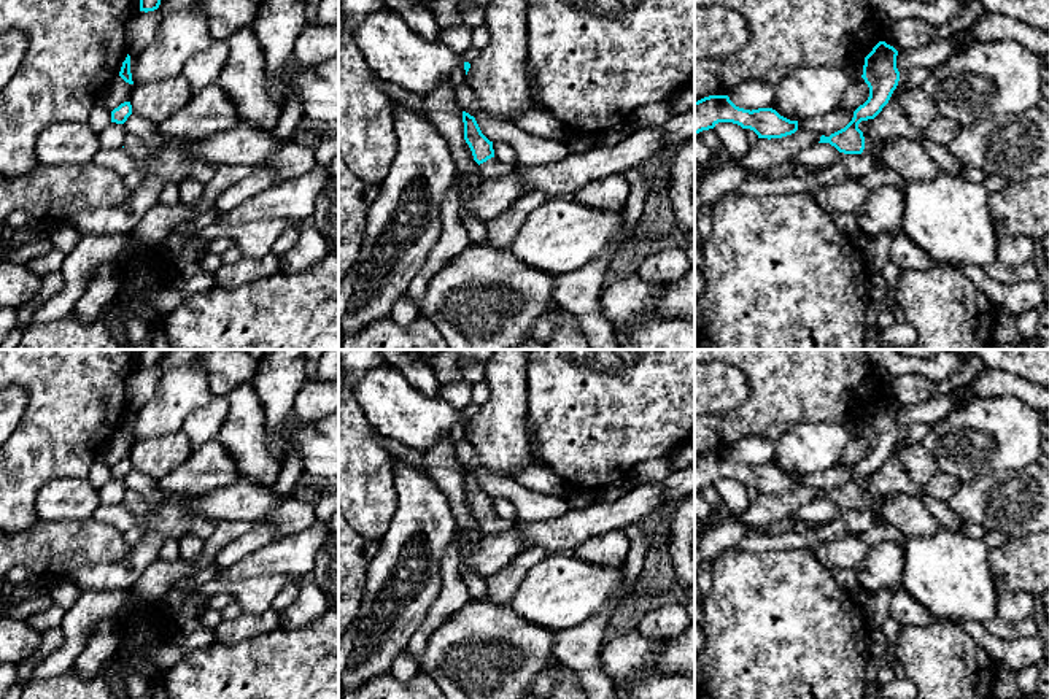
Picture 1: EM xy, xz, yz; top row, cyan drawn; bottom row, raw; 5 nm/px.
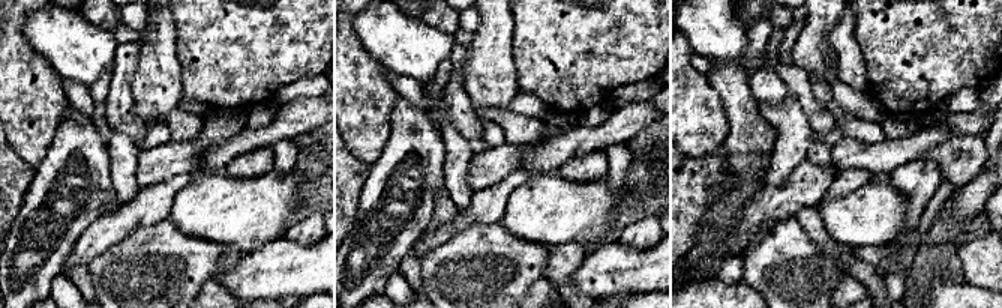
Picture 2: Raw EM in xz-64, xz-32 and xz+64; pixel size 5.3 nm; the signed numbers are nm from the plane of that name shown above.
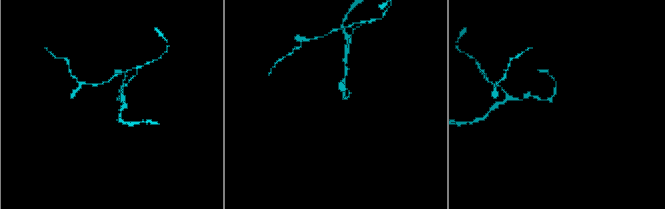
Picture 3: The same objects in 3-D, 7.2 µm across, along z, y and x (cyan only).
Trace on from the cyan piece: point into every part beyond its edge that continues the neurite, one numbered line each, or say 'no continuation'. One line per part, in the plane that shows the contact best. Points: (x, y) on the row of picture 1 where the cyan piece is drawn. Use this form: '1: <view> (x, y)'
1: xz (491, 169)

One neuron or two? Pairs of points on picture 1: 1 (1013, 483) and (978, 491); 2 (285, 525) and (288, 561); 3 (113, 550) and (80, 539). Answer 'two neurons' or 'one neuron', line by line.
1: one neuron
2: two neurons
3: one neuron

